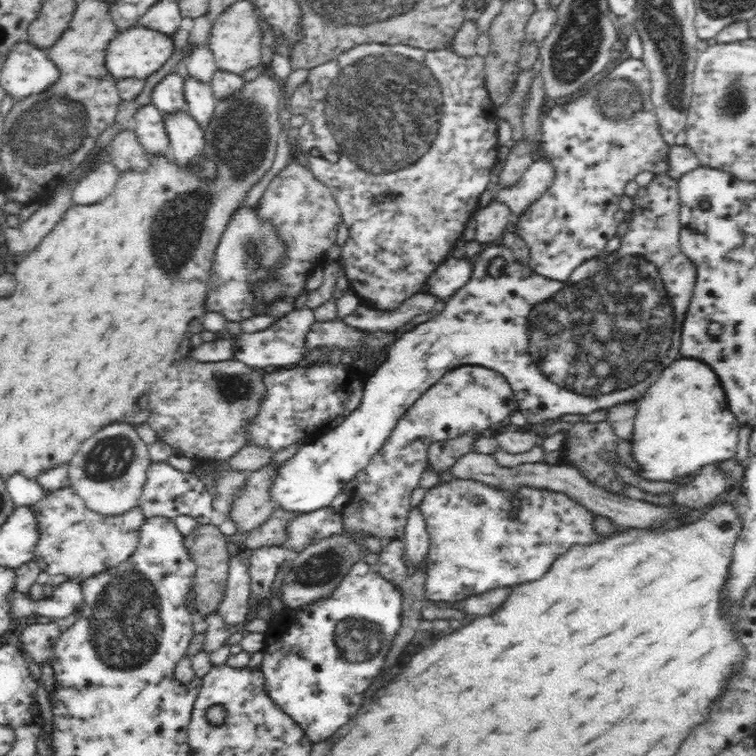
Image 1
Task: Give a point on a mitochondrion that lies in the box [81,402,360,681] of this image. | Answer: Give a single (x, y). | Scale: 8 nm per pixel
(125, 627)

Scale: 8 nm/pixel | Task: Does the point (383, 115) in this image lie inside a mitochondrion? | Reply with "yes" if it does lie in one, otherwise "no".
yes

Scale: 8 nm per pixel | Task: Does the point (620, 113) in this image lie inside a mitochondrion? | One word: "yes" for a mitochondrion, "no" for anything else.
yes

